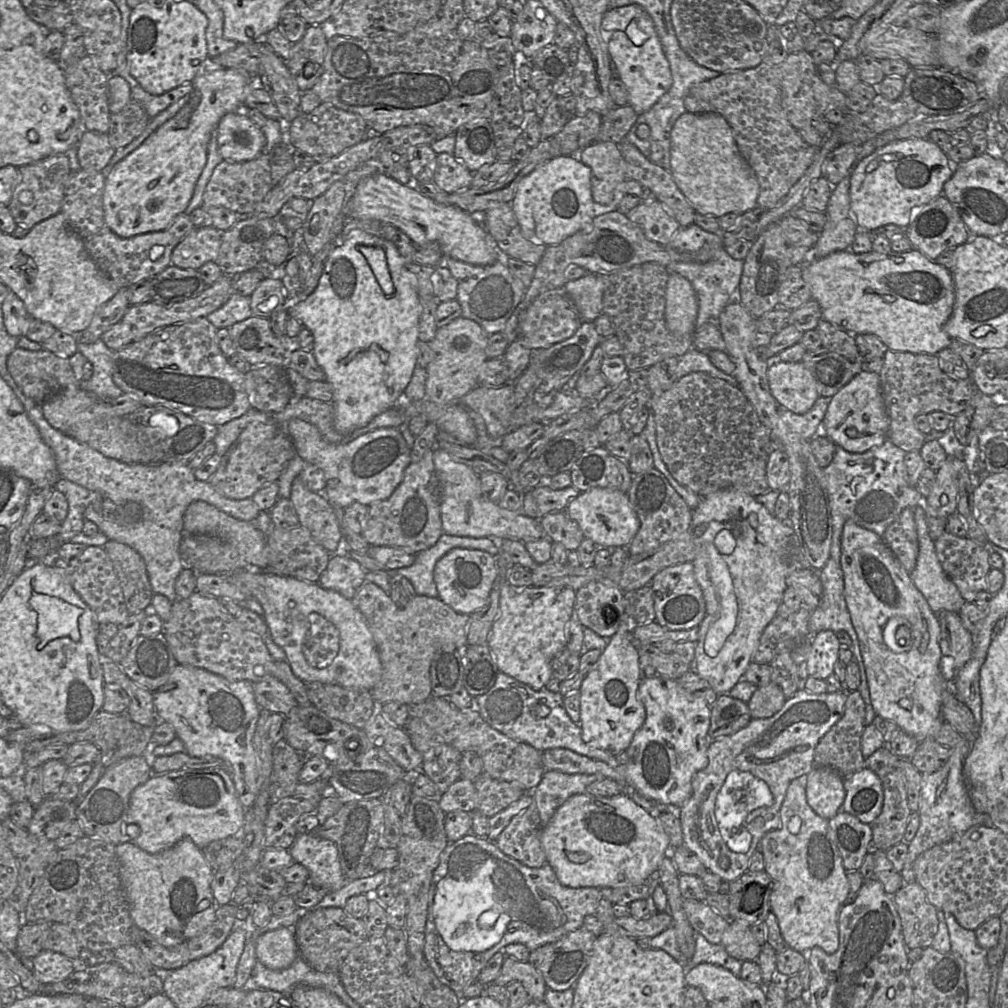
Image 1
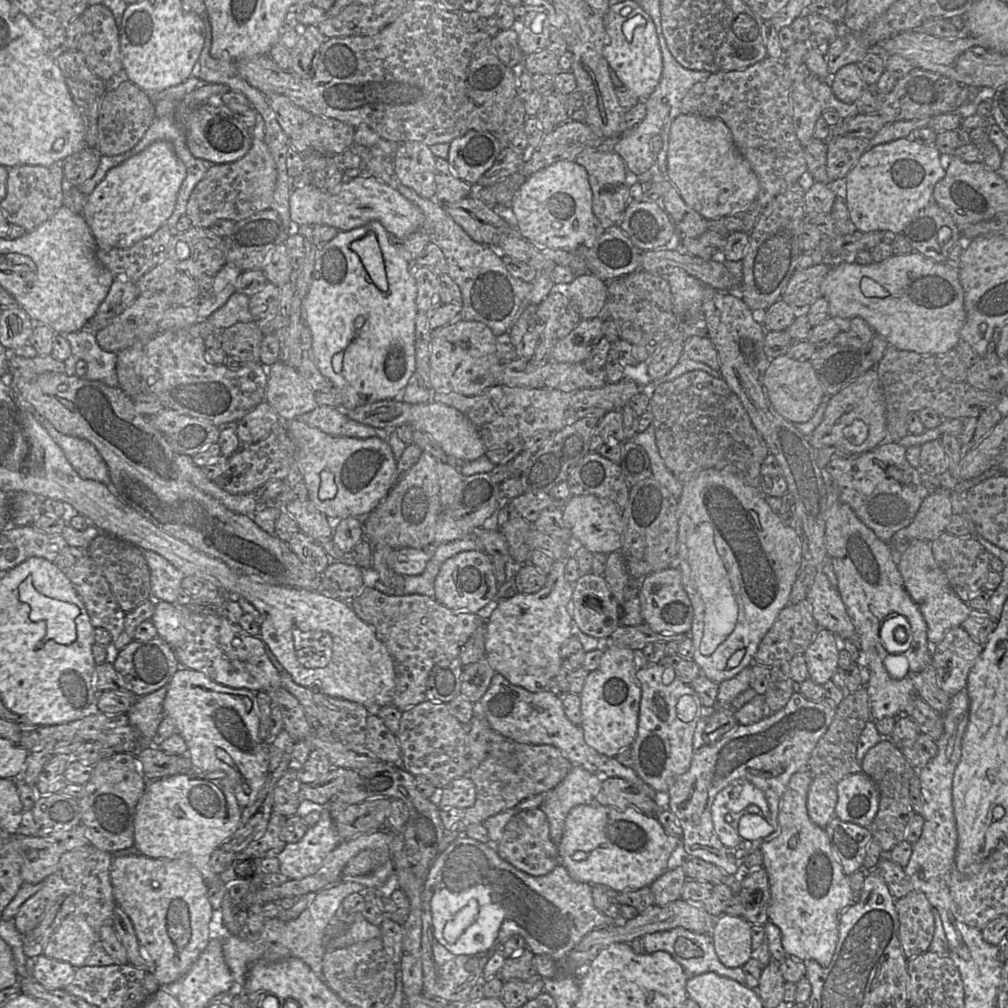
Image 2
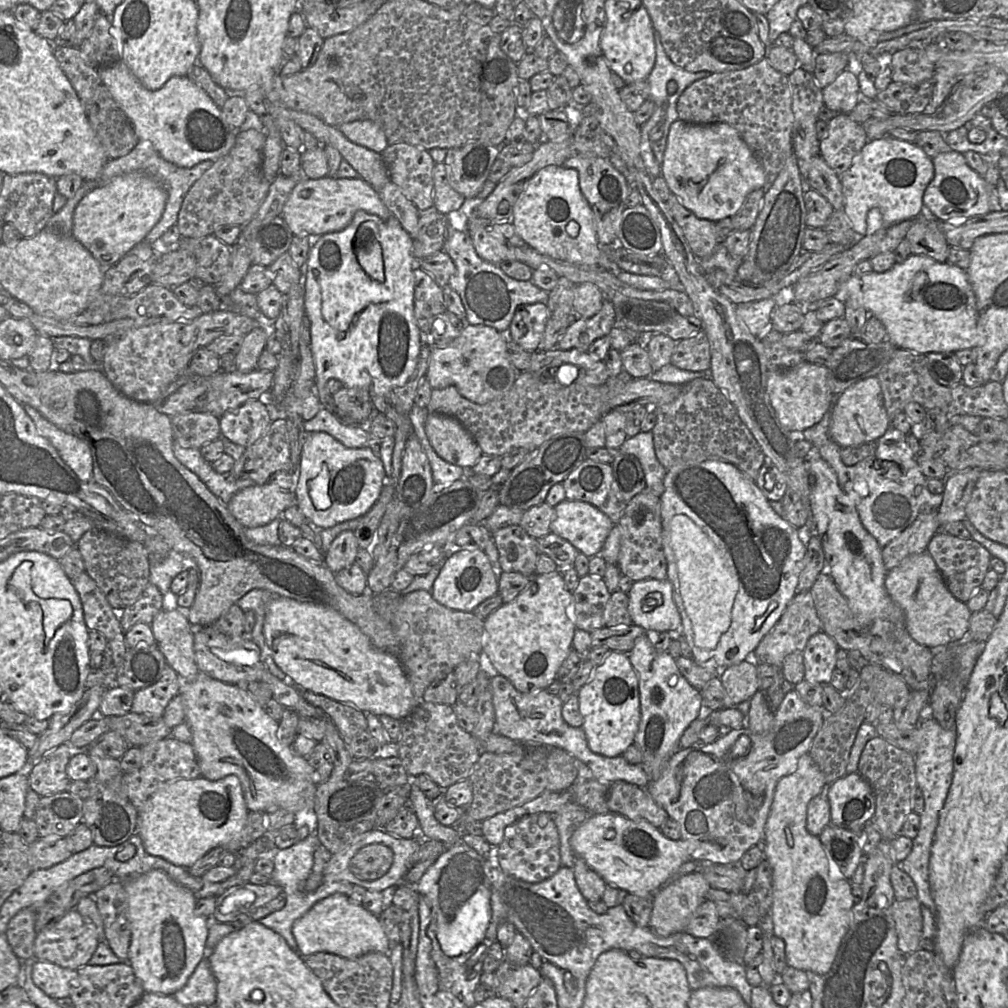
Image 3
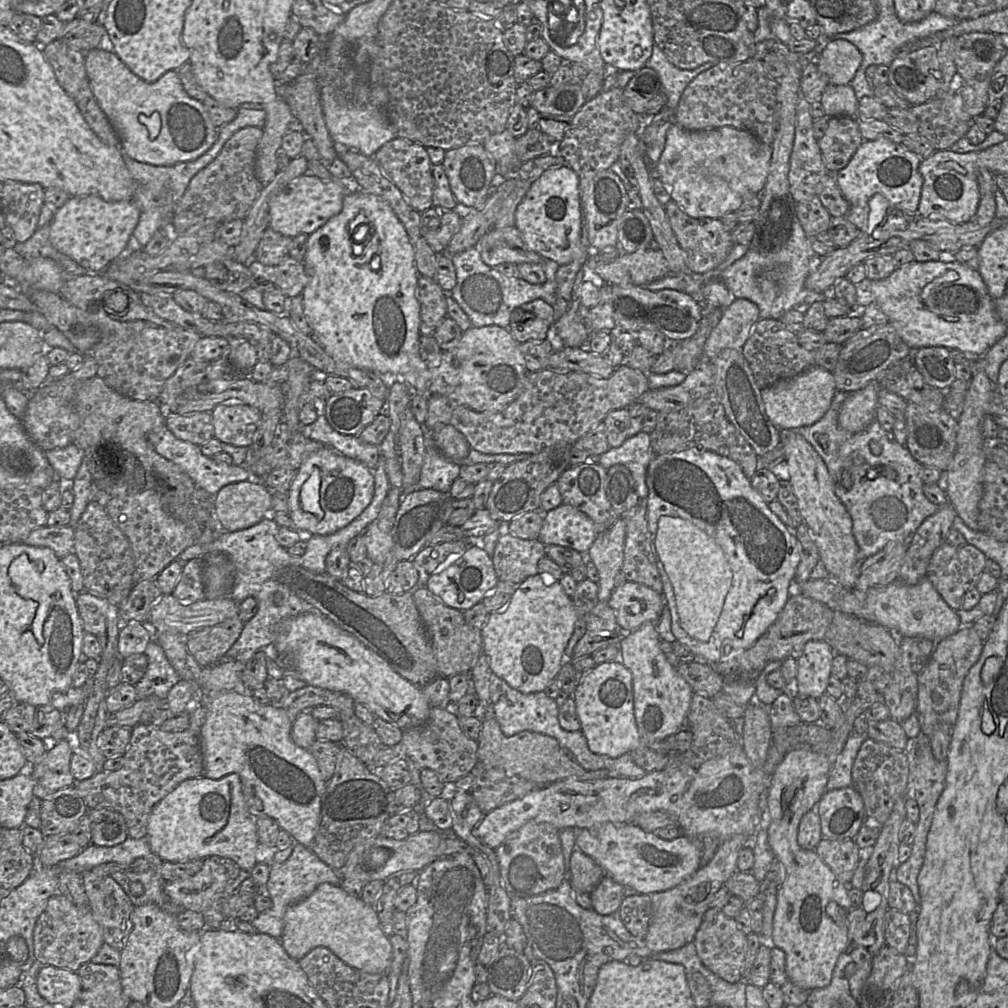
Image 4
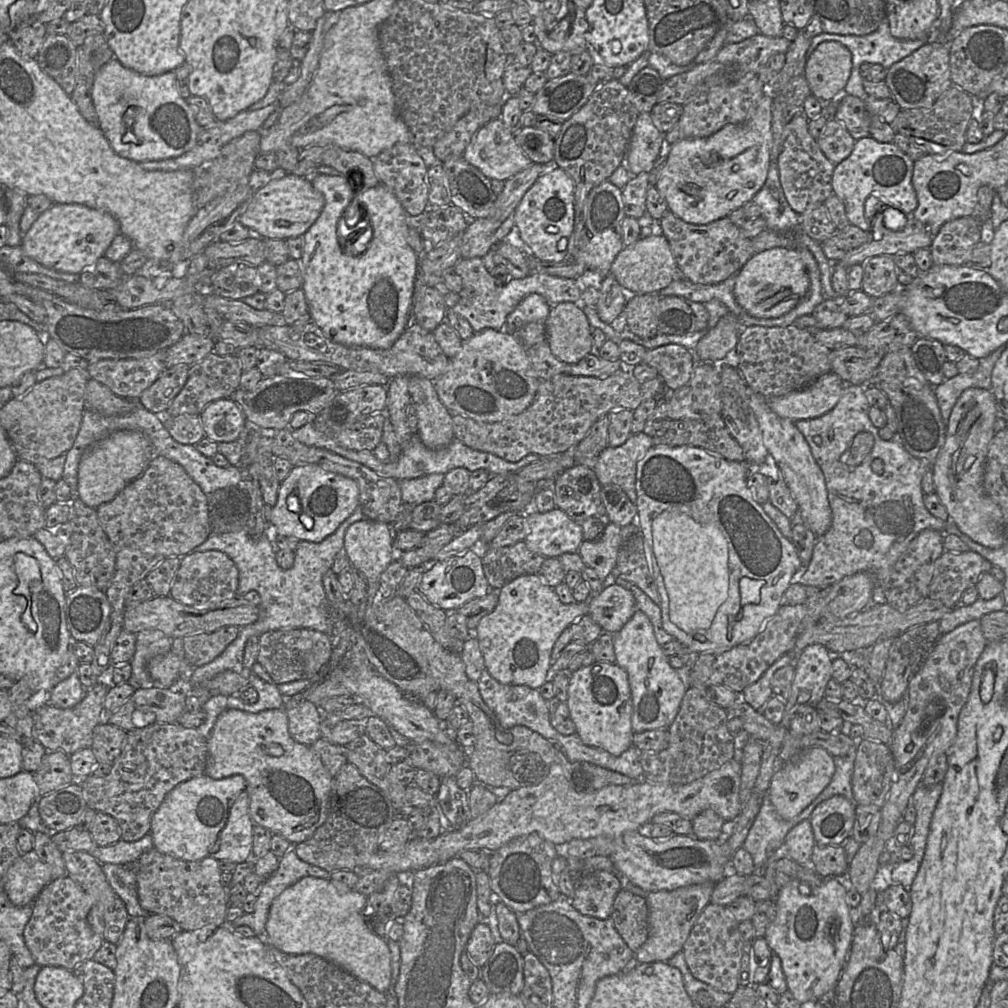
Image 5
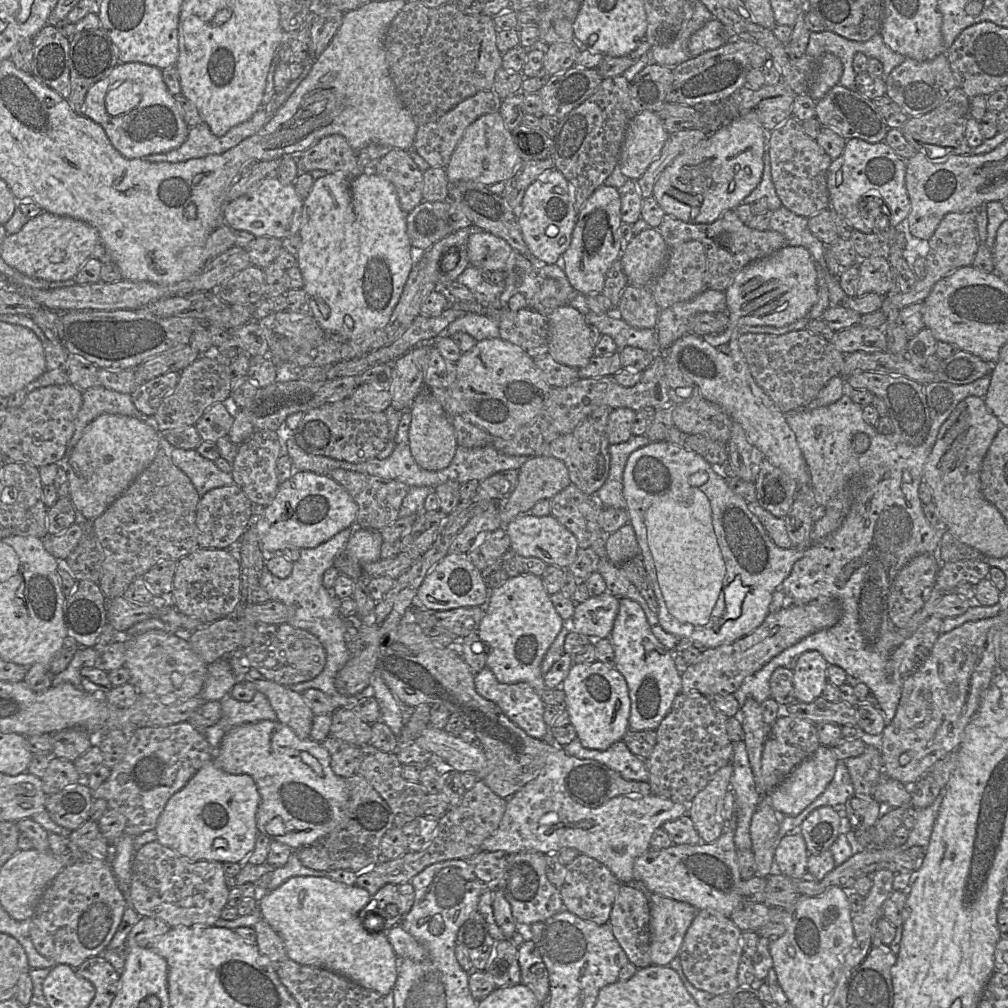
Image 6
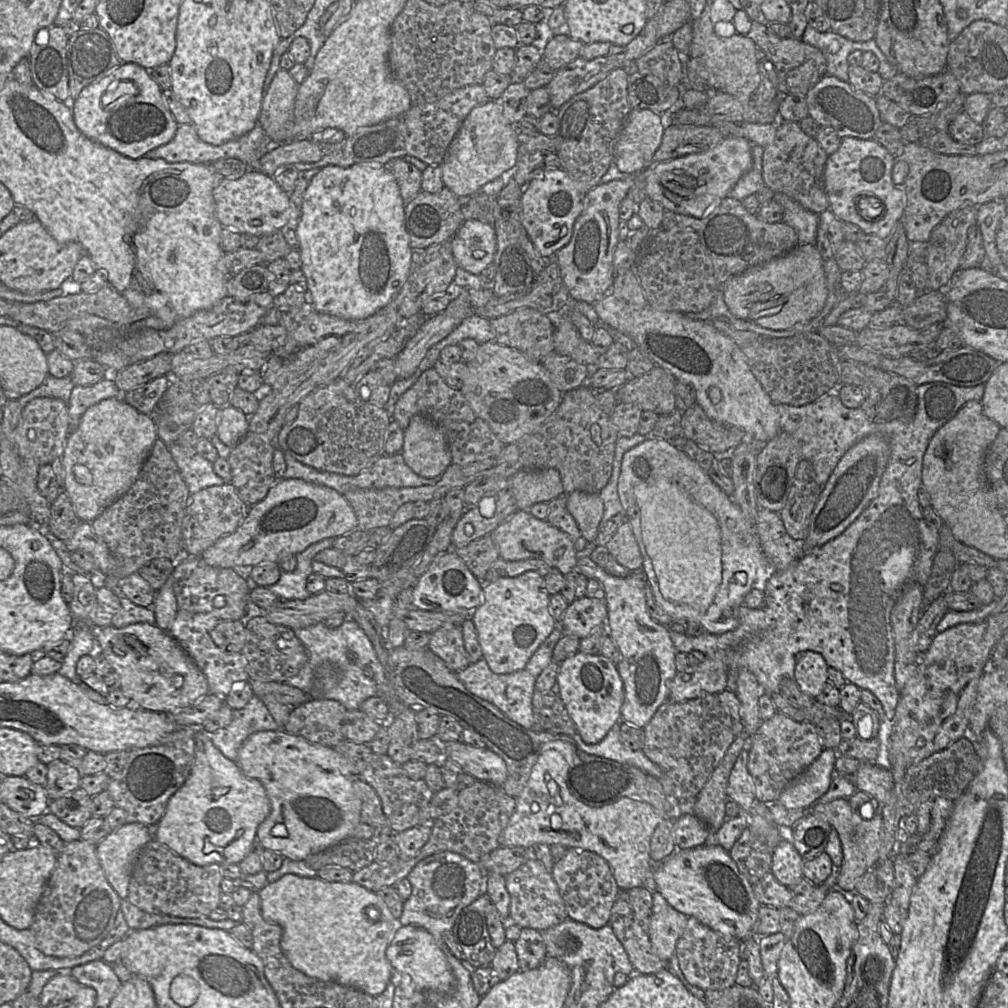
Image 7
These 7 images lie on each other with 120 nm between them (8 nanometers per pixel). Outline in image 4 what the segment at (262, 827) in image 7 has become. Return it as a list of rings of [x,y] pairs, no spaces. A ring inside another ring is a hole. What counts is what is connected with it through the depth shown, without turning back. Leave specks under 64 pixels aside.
[[[232,690],[208,695],[205,700],[207,715],[199,734],[203,775],[210,779],[220,779],[230,773],[237,773],[241,778],[249,813],[254,818],[269,817],[276,820],[280,828],[288,832],[295,842],[310,849],[320,823],[322,795],[327,781],[323,779],[310,750],[293,742],[292,718],[280,705],[261,704],[250,693],[239,694]]]

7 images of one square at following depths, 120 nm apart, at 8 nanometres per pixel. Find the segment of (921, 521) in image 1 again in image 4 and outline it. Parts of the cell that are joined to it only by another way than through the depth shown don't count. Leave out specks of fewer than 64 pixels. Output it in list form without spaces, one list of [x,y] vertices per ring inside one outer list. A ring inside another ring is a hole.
[[[926,576],[915,585],[895,580],[888,585],[866,590],[845,588],[832,579],[809,579],[799,585],[799,592],[825,604],[833,611],[878,623],[894,631],[897,637],[920,636],[937,642],[962,627],[958,612],[945,602]]]

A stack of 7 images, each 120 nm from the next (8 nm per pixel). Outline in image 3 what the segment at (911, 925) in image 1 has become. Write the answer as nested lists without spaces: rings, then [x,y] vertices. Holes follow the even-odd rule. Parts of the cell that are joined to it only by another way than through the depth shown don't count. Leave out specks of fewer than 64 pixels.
[[[918,898],[896,900],[892,905],[897,945],[903,955],[919,950],[923,928],[922,904]]]

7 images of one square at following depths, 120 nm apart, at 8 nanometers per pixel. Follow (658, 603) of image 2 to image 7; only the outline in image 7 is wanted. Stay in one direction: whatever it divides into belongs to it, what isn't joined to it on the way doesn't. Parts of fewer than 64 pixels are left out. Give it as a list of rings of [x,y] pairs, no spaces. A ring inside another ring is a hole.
[[[584,597],[569,604],[562,620],[557,623],[562,626],[564,635],[583,639],[605,626],[607,619],[608,610],[604,600]]]

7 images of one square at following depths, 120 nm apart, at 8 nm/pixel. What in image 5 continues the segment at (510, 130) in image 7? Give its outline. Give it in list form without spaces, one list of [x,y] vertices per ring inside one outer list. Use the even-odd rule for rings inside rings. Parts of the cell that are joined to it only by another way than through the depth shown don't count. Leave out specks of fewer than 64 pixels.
[[[500,118],[482,126],[462,154],[487,178],[505,181],[534,164],[517,145]]]

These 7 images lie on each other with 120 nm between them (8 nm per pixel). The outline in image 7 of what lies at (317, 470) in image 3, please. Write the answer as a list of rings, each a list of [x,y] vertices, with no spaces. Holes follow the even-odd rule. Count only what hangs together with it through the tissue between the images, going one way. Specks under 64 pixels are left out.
[[[298,478],[280,479],[270,488],[263,500],[252,505],[239,527],[232,534],[220,538],[206,549],[201,558],[212,567],[247,571],[265,562],[279,563],[284,557],[296,555],[325,538],[337,538],[354,530],[358,530],[358,519],[344,494],[330,487]]]

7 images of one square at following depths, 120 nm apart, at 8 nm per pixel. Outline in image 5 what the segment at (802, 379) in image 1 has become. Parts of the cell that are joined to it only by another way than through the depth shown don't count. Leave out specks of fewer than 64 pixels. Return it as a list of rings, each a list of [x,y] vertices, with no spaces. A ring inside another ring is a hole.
[[[835,373],[820,376],[807,387],[767,398],[770,409],[793,422],[813,419],[831,411],[842,396],[845,382]]]

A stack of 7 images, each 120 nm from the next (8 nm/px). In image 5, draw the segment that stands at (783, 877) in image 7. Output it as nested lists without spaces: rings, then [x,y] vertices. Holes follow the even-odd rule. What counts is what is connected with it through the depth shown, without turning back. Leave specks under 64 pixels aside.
[[[806,819],[801,823],[799,823],[797,826],[795,826],[793,829],[791,829],[785,837],[784,845],[785,845],[785,854],[787,857],[783,857],[783,858],[790,858],[801,866],[811,865],[812,863],[811,857],[812,857],[812,853],[816,845],[816,842],[815,842],[814,833],[813,833],[810,820]]]

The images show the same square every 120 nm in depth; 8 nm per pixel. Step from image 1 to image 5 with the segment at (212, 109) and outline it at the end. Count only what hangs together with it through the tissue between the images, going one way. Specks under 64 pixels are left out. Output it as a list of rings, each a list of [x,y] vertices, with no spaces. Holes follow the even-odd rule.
[[[53,204],[23,236],[21,248],[27,257],[49,269],[79,275],[104,256],[119,234],[118,221],[107,212],[81,204]]]

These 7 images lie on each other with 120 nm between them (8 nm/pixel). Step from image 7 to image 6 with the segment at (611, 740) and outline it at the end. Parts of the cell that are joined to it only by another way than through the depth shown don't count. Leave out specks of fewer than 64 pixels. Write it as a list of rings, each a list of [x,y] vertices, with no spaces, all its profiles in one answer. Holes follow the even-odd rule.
[[[576,737],[562,748],[569,756],[600,762],[626,780],[649,781],[649,771],[645,761],[634,755],[622,740],[614,743],[607,750],[600,751],[583,747]]]

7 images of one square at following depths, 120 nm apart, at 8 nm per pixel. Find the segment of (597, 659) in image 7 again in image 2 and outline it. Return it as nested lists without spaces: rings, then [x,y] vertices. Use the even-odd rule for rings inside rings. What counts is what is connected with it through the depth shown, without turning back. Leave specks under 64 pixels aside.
[[[608,645],[599,666],[589,672],[579,694],[584,740],[608,757],[616,757],[625,748],[631,748],[637,735],[642,695],[637,670],[641,667],[641,651]]]

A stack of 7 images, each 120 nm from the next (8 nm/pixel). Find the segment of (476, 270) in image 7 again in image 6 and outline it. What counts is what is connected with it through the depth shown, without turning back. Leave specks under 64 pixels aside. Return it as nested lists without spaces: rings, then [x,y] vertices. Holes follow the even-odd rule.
[[[475,229],[467,241],[469,263],[480,270],[504,271],[513,249],[503,239]]]

